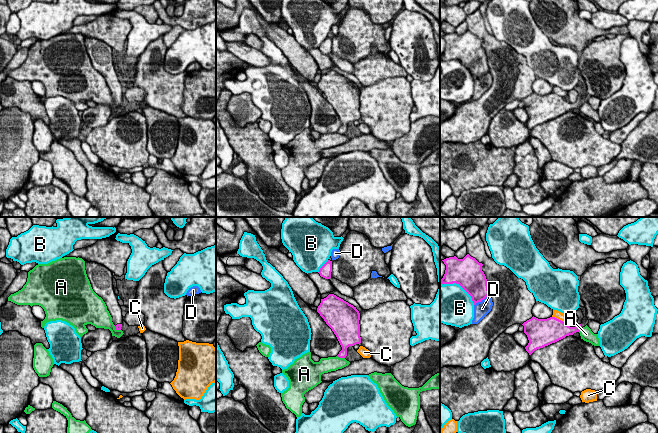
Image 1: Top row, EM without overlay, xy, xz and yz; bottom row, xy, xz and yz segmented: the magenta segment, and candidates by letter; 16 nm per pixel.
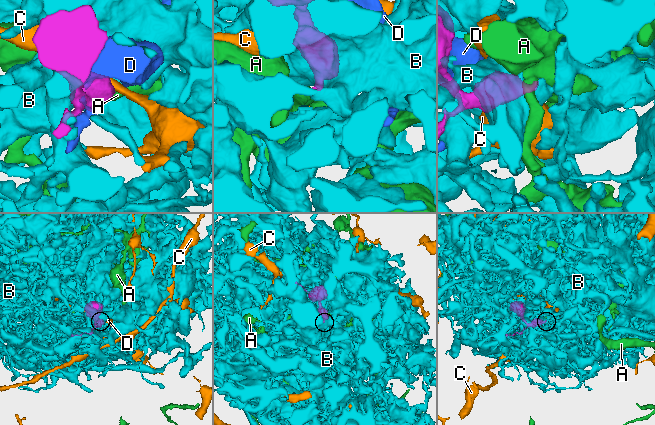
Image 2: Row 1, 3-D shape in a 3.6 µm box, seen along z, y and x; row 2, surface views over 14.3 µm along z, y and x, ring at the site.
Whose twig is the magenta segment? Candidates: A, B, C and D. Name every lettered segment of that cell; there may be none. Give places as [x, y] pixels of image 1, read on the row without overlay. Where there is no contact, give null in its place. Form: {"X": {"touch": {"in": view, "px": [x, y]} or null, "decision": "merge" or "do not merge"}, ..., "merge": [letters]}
{"A": {"touch": {"in": "xz", "px": [340, 133]}, "decision": "do not merge"}, "B": {"touch": {"in": "yz", "px": [459, 60]}, "decision": "do not merge"}, "C": {"touch": {"in": "yz", "px": [558, 95]}, "decision": "do not merge"}, "D": {"touch": {"in": "yz", "px": [481, 76]}, "decision": "do not merge"}, "merge": []}

